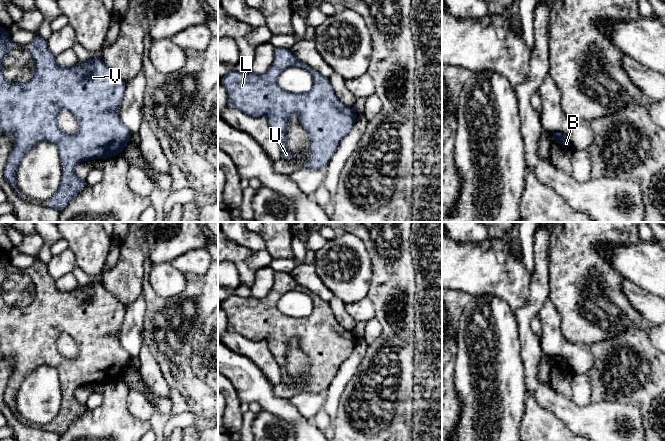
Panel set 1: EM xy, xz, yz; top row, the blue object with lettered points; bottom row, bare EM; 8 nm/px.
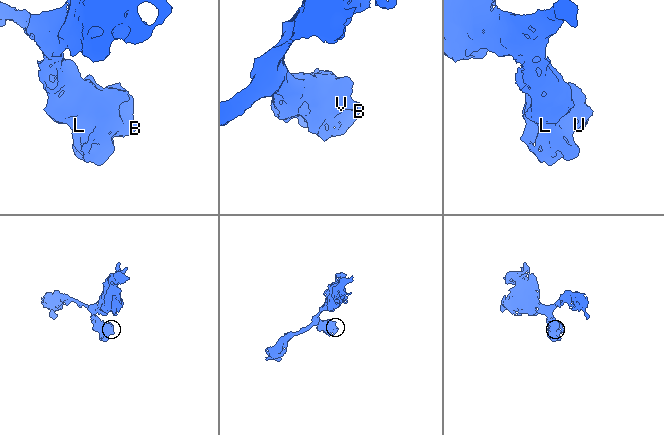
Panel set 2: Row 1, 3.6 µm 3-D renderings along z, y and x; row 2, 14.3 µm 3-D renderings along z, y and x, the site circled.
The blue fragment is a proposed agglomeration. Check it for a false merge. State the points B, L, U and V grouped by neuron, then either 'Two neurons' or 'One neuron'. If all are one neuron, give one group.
Groups: B L U V. One neuron

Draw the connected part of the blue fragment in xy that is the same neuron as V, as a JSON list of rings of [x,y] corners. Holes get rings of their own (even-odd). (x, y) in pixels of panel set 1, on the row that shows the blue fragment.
[[[0,27],[0,129],[3,135],[12,133],[14,136],[14,147],[4,167],[4,177],[21,197],[27,199],[17,187],[17,169],[24,156],[38,143],[42,141],[54,143],[58,148],[60,156],[62,177],[58,190],[44,204],[61,211],[66,208],[78,192],[83,191],[88,185],[86,180],[81,180],[75,174],[75,168],[78,163],[82,161],[91,162],[93,159],[106,160],[109,157],[117,156],[130,143],[132,132],[119,118],[119,107],[124,97],[126,82],[117,77],[103,63],[100,57],[79,61],[76,65],[69,68],[59,66],[56,56],[48,49],[47,41],[36,36],[26,47],[35,63],[34,76],[28,82],[15,84],[8,81],[2,73],[2,61],[5,55],[15,47],[17,46],[11,41],[9,31]],[[62,109],[66,109],[76,118],[79,129],[75,134],[65,134],[58,127],[57,116]]]

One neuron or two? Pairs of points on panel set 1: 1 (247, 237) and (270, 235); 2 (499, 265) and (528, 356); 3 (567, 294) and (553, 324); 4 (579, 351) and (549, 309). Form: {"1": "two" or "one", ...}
{"1": "two", "2": "two", "3": "two", "4": "one"}

